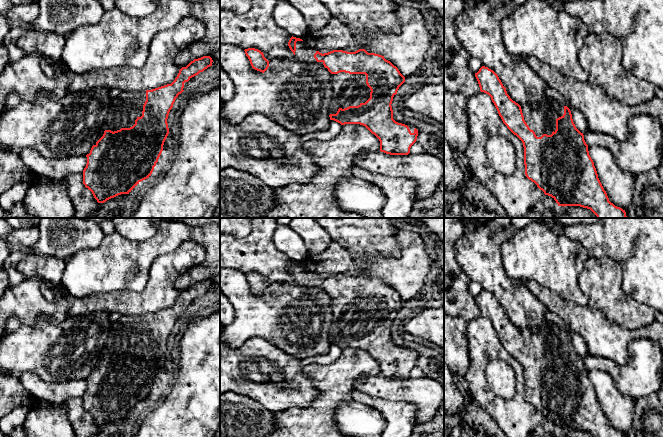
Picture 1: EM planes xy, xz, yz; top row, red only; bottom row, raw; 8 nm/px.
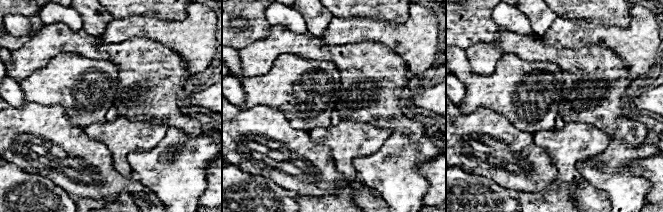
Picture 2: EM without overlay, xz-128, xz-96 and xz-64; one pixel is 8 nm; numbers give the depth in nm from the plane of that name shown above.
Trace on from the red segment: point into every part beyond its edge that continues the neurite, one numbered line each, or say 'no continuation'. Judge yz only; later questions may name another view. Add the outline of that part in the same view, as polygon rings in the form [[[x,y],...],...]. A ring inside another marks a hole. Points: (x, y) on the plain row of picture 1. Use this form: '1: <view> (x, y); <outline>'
1: yz (542, 343); [[[548,321],[535,332],[521,330],[521,333],[525,346],[537,361],[555,356],[556,343],[564,338],[564,329]]]

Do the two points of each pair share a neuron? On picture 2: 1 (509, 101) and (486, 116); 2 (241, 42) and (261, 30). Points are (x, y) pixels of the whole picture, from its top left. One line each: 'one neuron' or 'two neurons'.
1: two neurons
2: one neuron

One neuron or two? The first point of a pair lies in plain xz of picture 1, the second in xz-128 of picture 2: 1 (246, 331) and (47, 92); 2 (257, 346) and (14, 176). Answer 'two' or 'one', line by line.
1: one
2: two

